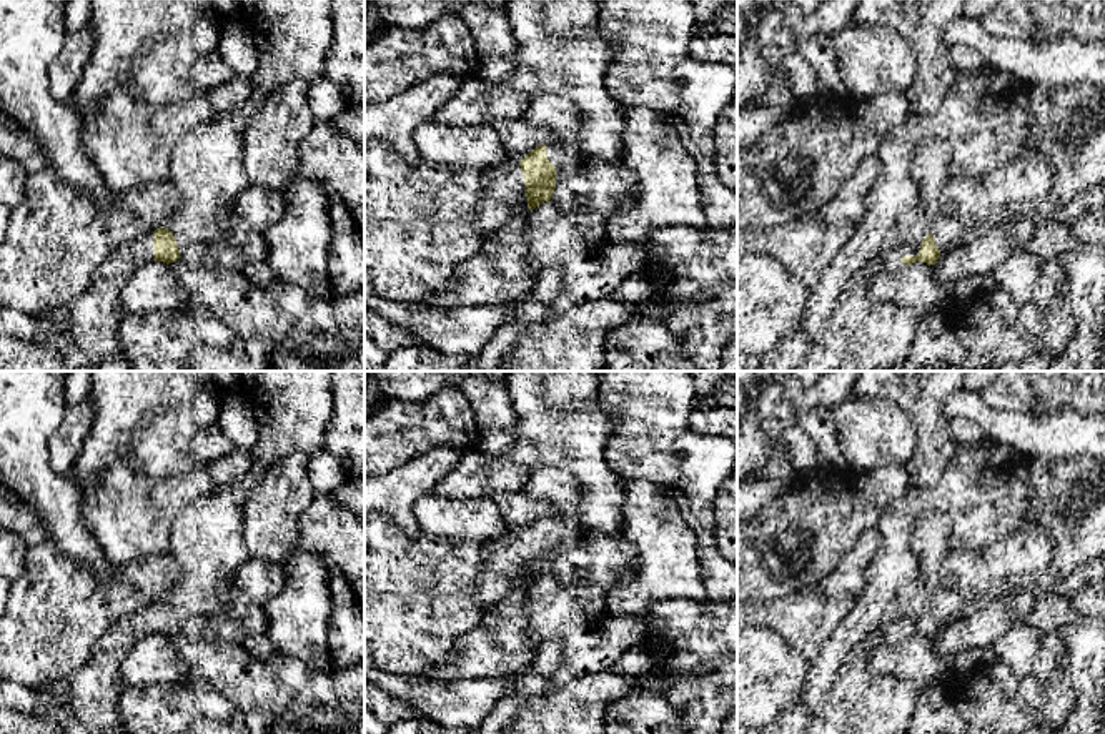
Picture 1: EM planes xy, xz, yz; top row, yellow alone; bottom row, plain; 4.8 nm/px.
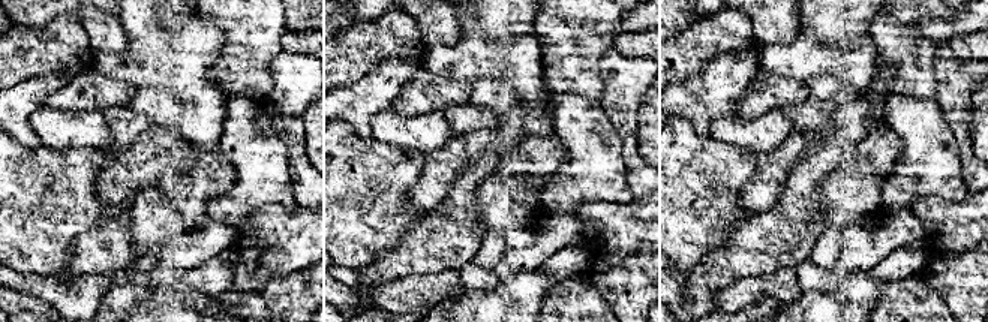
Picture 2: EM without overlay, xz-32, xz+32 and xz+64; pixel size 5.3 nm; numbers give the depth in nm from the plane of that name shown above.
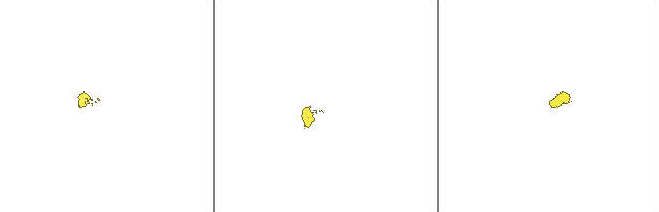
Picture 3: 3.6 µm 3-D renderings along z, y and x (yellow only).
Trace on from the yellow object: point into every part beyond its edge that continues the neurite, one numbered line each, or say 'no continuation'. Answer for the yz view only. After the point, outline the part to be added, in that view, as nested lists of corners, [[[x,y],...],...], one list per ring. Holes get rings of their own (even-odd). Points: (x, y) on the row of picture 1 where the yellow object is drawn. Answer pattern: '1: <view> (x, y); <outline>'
1: yz (929, 165); [[[924,143],[910,163],[912,176],[920,185],[917,206],[909,211],[895,226],[892,240],[902,243],[904,256],[919,255],[924,231],[937,215],[937,193],[949,178],[950,150],[945,143]]]

